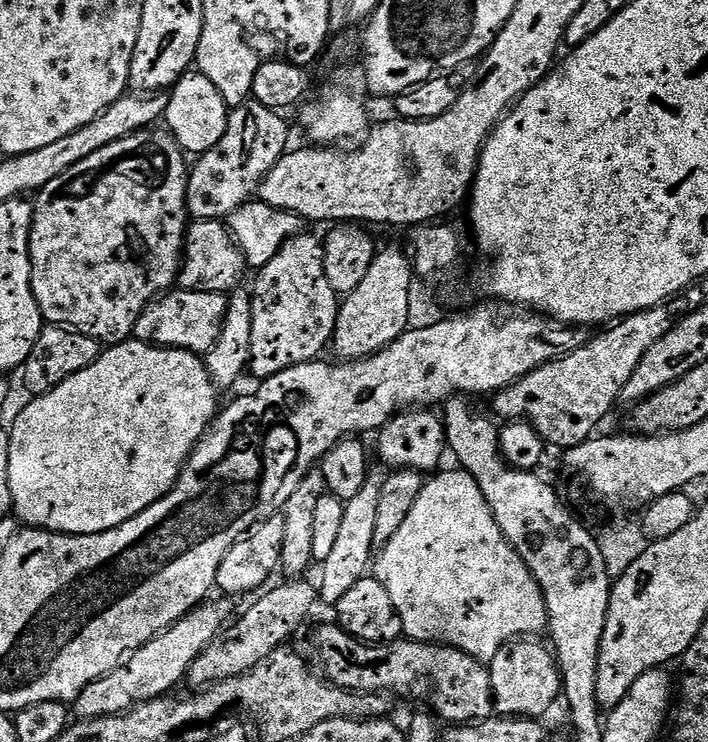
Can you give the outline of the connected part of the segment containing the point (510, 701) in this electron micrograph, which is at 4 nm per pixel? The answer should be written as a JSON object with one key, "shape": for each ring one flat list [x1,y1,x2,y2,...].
{"shape":[[521,638,502,646,490,662,492,703,498,716,531,716,544,718,555,700,562,696,560,671,551,647,540,645,536,638]]}

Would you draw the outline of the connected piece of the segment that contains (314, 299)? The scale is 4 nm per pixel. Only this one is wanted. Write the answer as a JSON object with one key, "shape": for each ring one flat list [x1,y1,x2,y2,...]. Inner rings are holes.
{"shape":[[301,234,290,238,255,273,256,281,250,285,252,294,252,321,250,322,250,359,248,366,251,375,256,375,257,381,269,380,274,374,286,370,290,366,308,364,317,359,325,347,331,345,332,336,336,333,336,319,340,313,341,297,330,286,330,278,326,278,324,265,324,241,318,235]]}

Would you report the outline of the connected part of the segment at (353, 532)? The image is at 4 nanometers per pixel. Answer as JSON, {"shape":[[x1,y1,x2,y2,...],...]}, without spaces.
{"shape":[[376,466,369,471,366,482,354,498,347,500,342,514,342,523,336,535,335,545,330,555,319,561,320,584,318,583,318,600,322,605,334,606,342,602,342,597,351,590,357,582,362,582,369,575,374,564,374,525,378,515,378,494,382,491,382,482,386,472,383,467]]}

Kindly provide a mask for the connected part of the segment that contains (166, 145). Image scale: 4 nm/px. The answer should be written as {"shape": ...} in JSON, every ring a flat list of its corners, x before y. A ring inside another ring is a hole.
{"shape":[[156,131,136,132,118,142,110,142,110,146,102,146,90,158,82,158,76,169,58,174,54,182,34,196,30,262,32,289,40,312,48,324,63,324,99,340,104,346,122,344,132,336,142,310,177,283,184,258,190,223,186,200,190,164,184,161,186,153,171,132],[83,172,89,176,80,196,84,220,76,224,76,175],[120,176,129,176,129,180,124,181]]}

